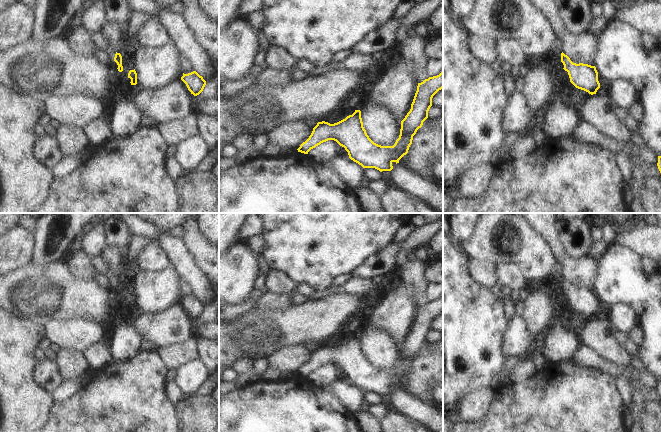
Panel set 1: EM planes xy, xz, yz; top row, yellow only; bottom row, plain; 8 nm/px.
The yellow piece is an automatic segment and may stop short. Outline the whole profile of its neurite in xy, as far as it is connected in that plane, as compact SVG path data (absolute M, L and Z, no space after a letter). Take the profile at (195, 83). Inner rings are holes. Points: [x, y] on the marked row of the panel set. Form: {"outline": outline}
{"outline": "M196 71L188 74L183 73L181 80L186 84L188 90L194 96L199 95L206 85L206 81Z"}

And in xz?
{"outline": "M443 71L418 83L411 109L401 121L400 135L393 146L374 143L363 127L361 111L355 110L352 115L334 124L318 122L309 138L297 150L308 154L321 143L334 140L345 148L351 160L363 168L375 168L380 172L391 171L392 163L399 163L408 153L413 136L428 118L433 96L442 88Z"}

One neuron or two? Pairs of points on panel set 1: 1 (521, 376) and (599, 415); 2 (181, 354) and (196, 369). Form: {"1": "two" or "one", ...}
{"1": "two", "2": "two"}

